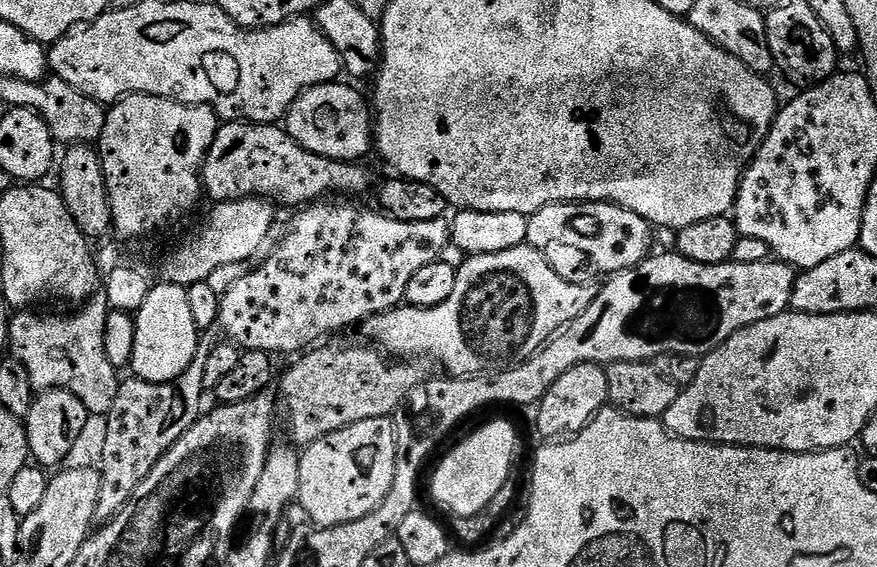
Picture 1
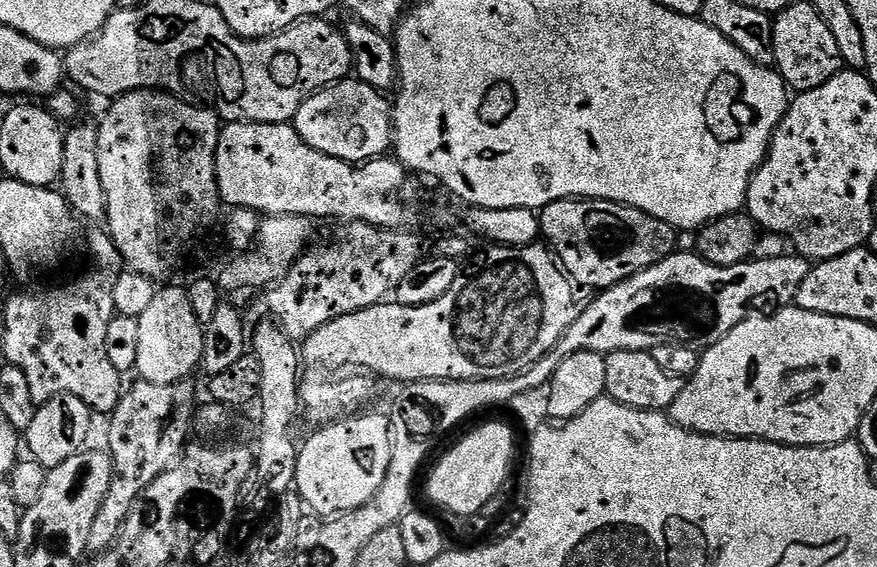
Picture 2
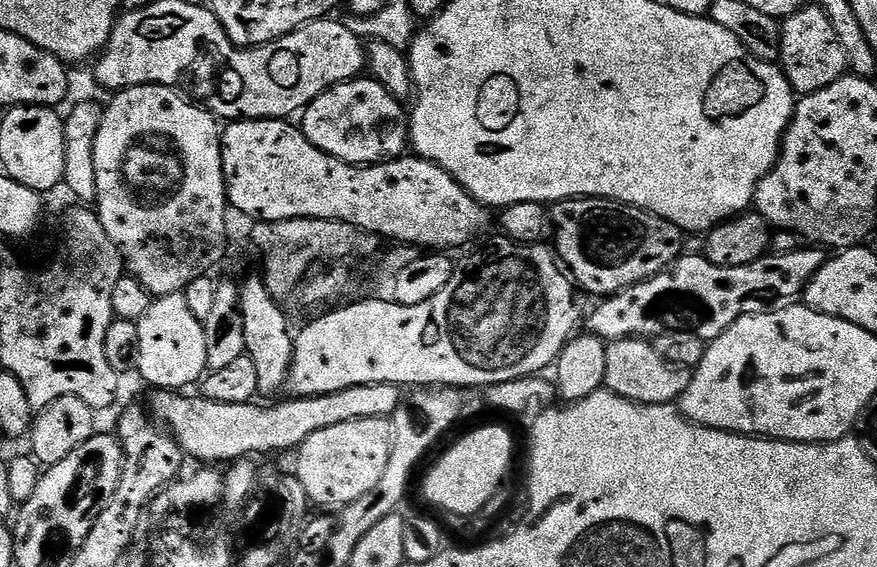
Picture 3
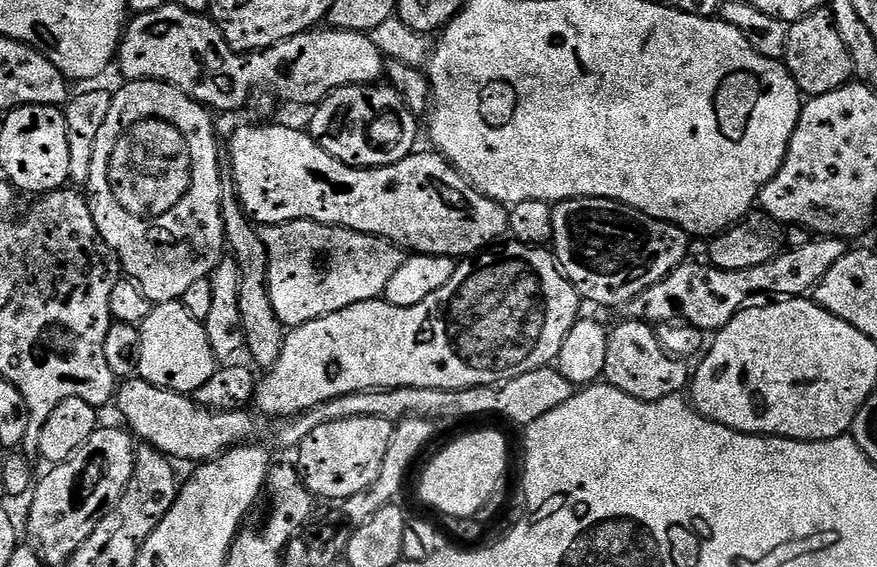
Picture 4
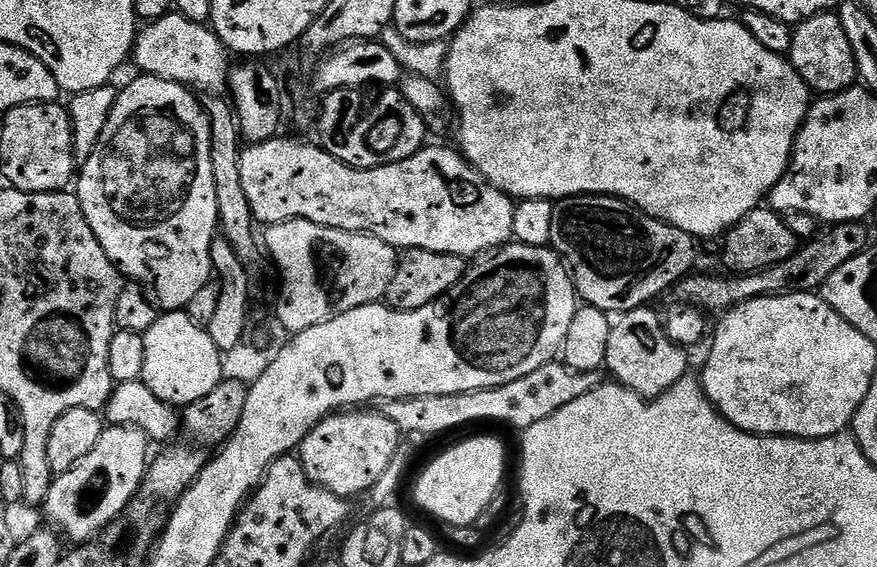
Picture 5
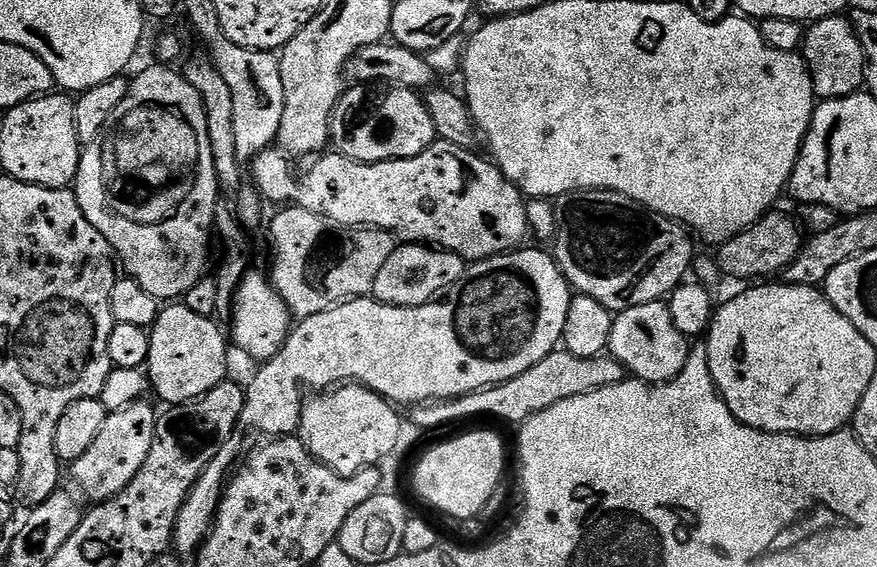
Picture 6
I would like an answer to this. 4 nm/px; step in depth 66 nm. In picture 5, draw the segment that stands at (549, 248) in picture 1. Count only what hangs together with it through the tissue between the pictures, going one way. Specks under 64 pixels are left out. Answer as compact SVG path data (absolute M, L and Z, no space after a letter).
M587 194L565 196L564 199L555 201L554 204L554 230L552 231L551 247L560 255L561 260L564 262L564 267L568 269L568 274L572 277L572 284L576 287L577 297L587 307L597 308L609 314L623 314L635 308L651 305L653 303L652 299L655 296L662 295L671 284L672 287L679 285L680 281L693 271L692 263L696 260L696 244L697 241L690 234L686 234L682 230L678 230L674 226L646 214L641 208L635 208L626 200L619 200L617 196L589 196Z

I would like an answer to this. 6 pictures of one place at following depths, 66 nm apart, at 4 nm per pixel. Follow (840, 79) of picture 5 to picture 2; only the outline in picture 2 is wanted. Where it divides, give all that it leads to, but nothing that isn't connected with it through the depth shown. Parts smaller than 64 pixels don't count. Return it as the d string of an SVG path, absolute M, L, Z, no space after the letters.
M794 2L775 13L772 29L776 59L774 67L793 93L818 90L818 86L826 86L826 82L830 82L830 78L834 78L845 67L842 50L838 50L838 42L834 34L830 34L830 26L822 22L818 10L814 10L810 2Z

